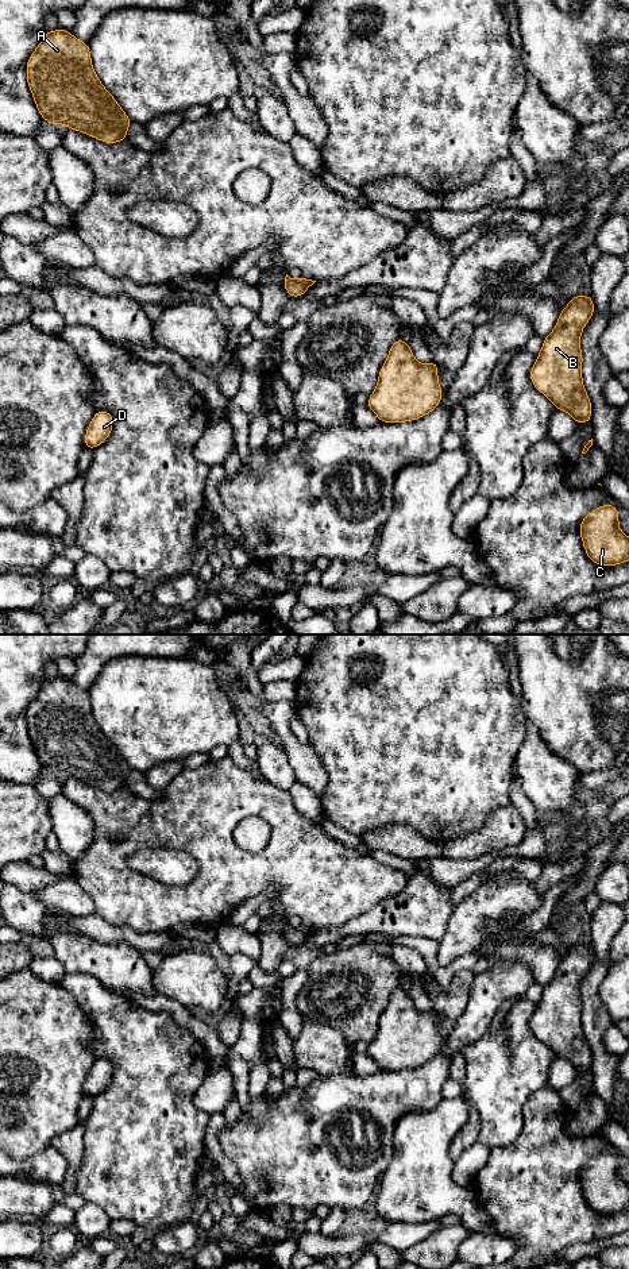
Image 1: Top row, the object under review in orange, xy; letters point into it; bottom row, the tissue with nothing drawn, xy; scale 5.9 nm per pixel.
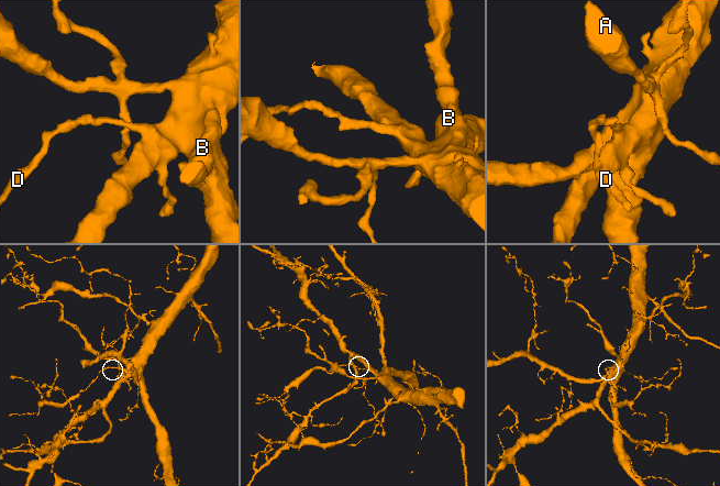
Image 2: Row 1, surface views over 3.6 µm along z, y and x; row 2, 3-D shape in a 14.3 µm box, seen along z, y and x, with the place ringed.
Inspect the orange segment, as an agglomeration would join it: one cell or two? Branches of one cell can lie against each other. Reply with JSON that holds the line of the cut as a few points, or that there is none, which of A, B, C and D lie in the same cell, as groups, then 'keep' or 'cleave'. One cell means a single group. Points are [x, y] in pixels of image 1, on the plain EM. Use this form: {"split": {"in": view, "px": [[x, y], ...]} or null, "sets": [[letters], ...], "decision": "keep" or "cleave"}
{"split": null, "sets": [["A", "B", "C", "D"]], "decision": "keep"}

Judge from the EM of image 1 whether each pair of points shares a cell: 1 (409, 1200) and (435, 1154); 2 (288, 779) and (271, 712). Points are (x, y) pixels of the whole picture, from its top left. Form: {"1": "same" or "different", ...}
{"1": "same", "2": "different"}

